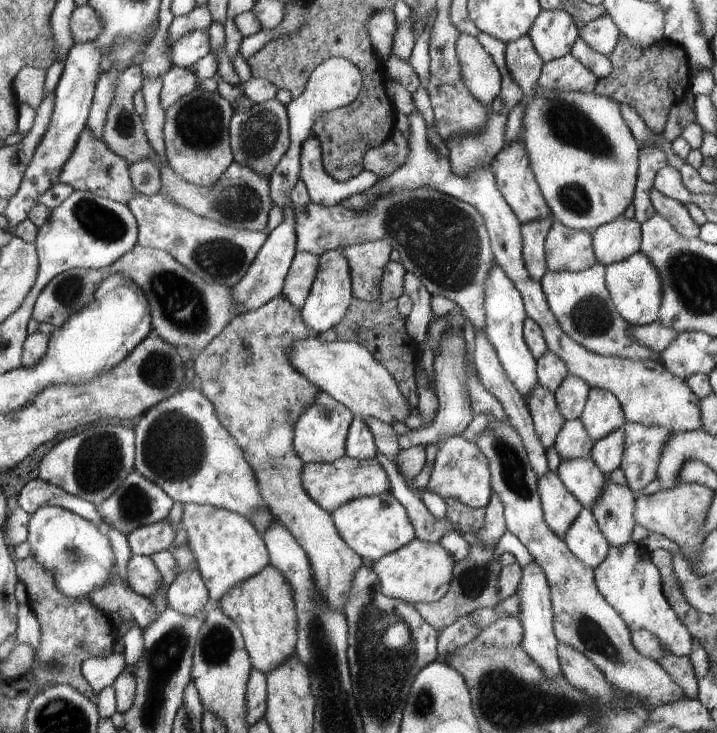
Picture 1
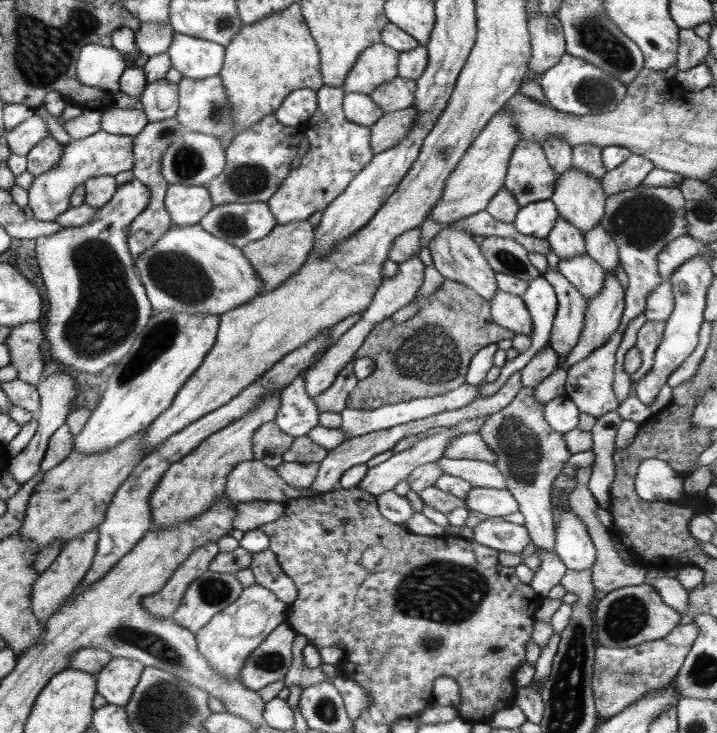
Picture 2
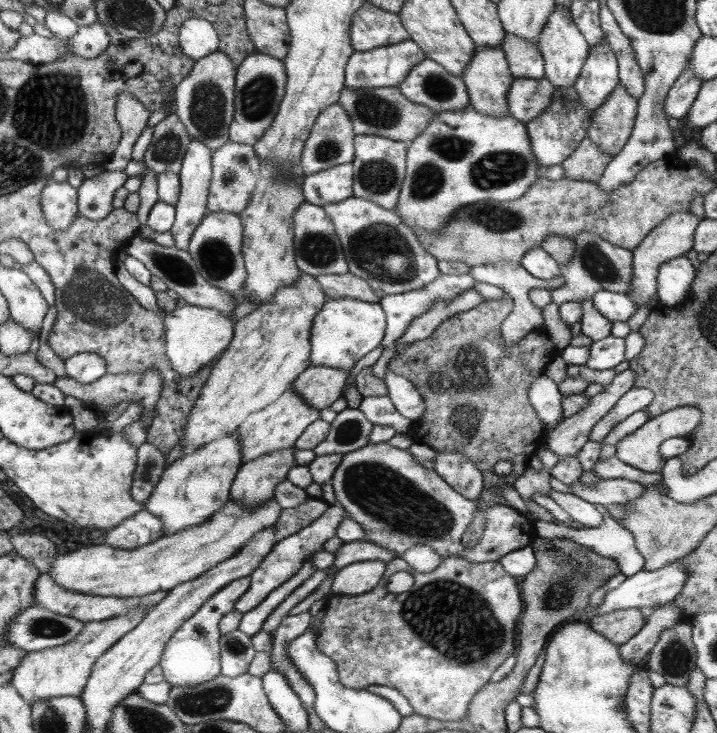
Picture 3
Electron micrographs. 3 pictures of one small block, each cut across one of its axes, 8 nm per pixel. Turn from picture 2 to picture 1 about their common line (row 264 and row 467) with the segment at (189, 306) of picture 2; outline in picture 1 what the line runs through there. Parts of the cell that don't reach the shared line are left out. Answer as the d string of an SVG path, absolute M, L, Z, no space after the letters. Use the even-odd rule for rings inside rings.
M197 387L182 388L181 391L152 406L139 418L133 428L135 434L135 470L147 480L154 482L173 502L186 505L194 503L222 508L244 519L260 508L266 508L266 500L262 500L254 472L244 459L242 450L234 438L218 421L214 406L201 394Z

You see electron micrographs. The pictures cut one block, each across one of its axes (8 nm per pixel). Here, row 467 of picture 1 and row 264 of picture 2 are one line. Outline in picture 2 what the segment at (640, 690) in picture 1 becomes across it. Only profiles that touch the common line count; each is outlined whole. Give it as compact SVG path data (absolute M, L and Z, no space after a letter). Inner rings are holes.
M486 236L479 249L494 273L500 272L528 282L541 277L529 262L526 248L514 238Z

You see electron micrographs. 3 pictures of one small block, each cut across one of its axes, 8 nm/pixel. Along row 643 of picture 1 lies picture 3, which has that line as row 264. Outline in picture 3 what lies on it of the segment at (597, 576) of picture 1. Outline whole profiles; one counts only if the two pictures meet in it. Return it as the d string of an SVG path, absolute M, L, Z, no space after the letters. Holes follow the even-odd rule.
M685 256L662 262L657 273L657 298L659 304L669 307L687 298L690 285L695 281L696 268Z

